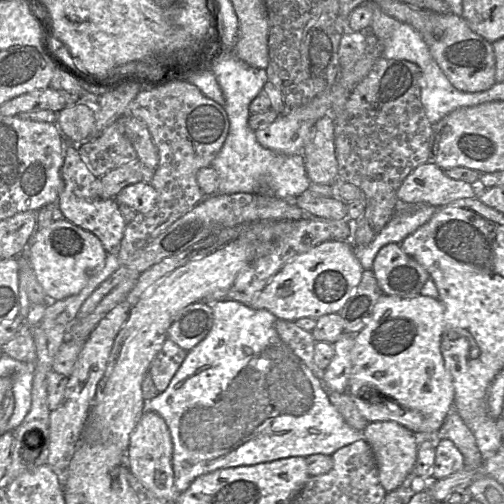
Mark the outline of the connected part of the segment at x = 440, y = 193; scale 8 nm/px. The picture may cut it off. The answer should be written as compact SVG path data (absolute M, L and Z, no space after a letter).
M433 161L414 169L397 191L400 203L442 207L453 201L475 198L475 186L463 180L455 180Z

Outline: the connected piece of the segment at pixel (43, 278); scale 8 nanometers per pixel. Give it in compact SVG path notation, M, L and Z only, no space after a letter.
M57 219L43 228L37 228L24 251L37 281L49 301L59 301L78 294L105 266L107 251L90 231L68 220Z

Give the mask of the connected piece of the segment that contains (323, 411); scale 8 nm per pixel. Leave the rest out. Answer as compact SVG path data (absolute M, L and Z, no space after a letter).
M220 300L217 302L208 302L208 304L211 306L213 312L211 330L199 344L188 351L183 363L171 379L166 390L152 398L152 400L144 402L144 411L153 411L159 414L168 426L173 443L172 466L174 483L180 493L187 490L197 477L218 469L251 466L288 457L307 457L313 454L331 456L342 447L350 445L363 437L362 432L355 430L346 423L339 411L330 402L329 392L323 385L323 382L281 340L274 327L275 321L277 320L276 316L268 310L252 309L234 300Z

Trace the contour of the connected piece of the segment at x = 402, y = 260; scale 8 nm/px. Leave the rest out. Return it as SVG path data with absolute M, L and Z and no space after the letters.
M389 243L378 252L373 267L382 293L400 298L414 298L421 294L424 284L431 278L429 272L414 258L406 254L398 243Z

